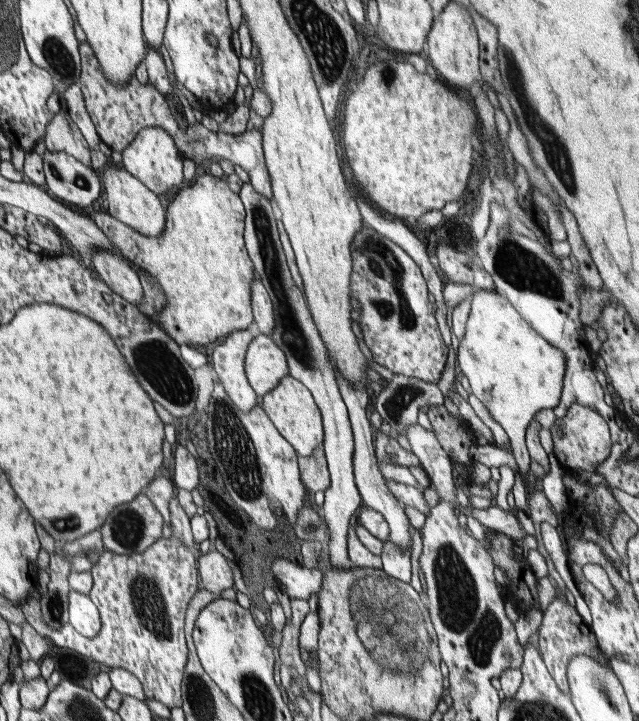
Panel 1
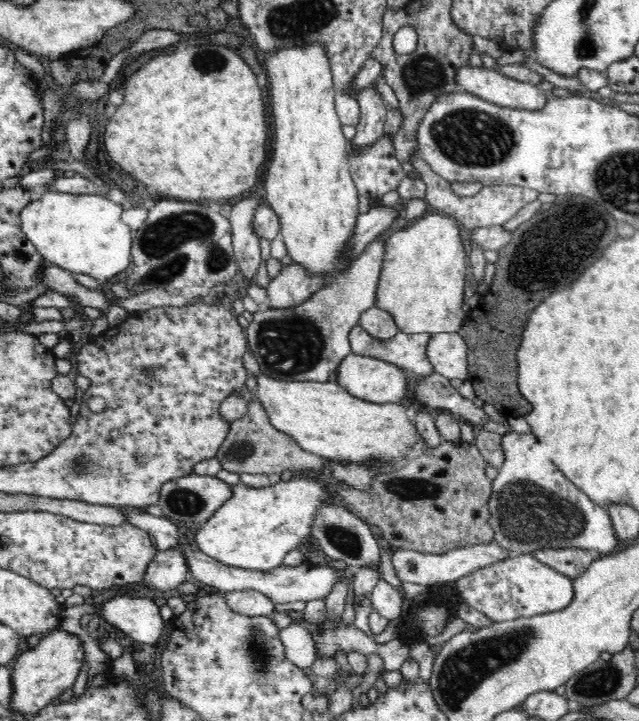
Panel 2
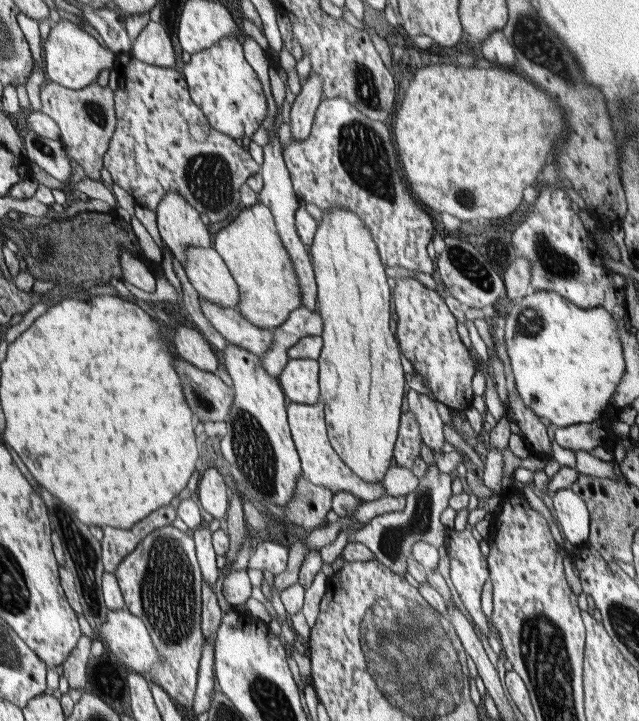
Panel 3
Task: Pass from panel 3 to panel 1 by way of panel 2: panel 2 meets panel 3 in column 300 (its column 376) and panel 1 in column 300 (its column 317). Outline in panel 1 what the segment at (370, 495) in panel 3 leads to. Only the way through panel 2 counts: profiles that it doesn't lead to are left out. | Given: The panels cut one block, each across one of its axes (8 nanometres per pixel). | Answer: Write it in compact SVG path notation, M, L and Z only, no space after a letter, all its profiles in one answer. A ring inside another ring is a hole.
M289 374L283 376L283 380L279 380L279 384L271 392L259 398L259 406L267 412L269 420L279 428L279 434L283 434L283 438L299 452L299 456L311 456L313 450L323 444L323 420L313 400L313 394Z

